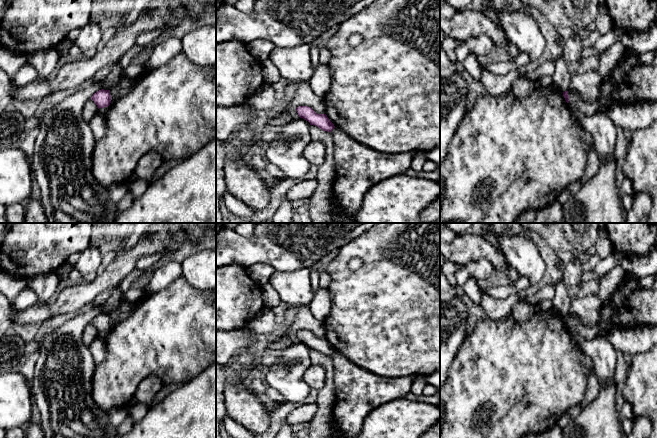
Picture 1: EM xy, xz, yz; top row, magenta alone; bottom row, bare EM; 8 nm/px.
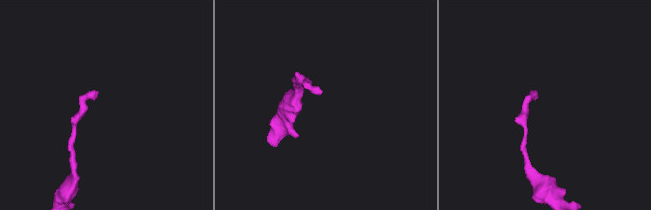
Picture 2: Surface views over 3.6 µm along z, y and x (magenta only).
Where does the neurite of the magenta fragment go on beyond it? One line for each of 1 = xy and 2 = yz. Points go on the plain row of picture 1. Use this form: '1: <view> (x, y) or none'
1: none
2: none

